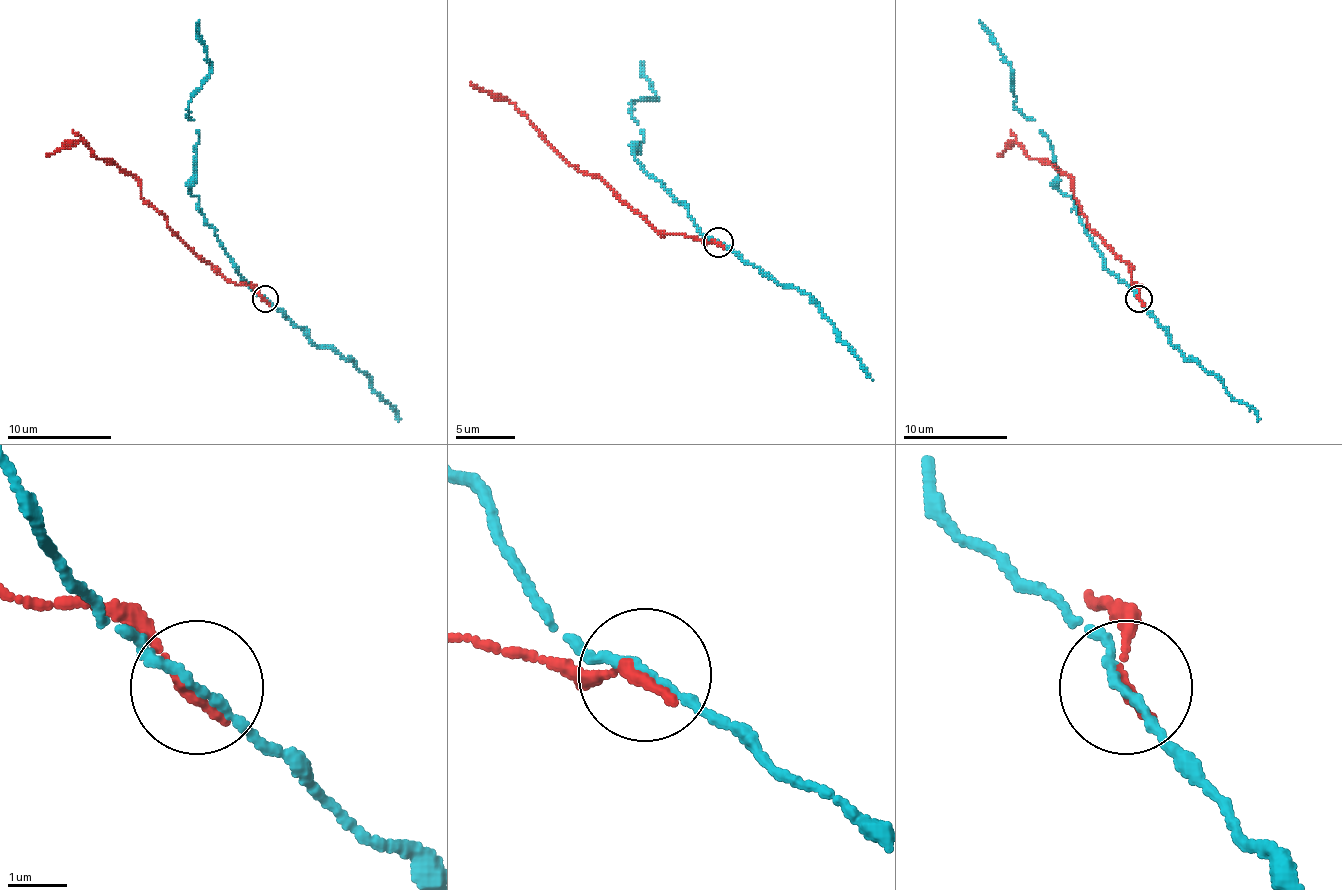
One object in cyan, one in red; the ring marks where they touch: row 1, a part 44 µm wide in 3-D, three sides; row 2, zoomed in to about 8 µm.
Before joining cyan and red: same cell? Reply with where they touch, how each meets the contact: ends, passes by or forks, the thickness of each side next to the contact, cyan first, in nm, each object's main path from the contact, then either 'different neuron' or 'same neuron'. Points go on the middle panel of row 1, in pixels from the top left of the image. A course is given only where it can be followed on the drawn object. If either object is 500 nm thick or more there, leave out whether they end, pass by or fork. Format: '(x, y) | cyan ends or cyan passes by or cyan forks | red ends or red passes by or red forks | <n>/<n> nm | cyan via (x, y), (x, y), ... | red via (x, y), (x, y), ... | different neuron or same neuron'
(718, 242) | cyan passes by | red ends | 140/190 nm | cyan via (718, 243), (700, 231), (634, 154), (643, 142), (631, 100), (655, 97), (643, 76), (643, 61) | red via (718, 243), (676, 234), (658, 234), (608, 183), (566, 160), (509, 100), (498, 100), (471, 82) | different neuron

